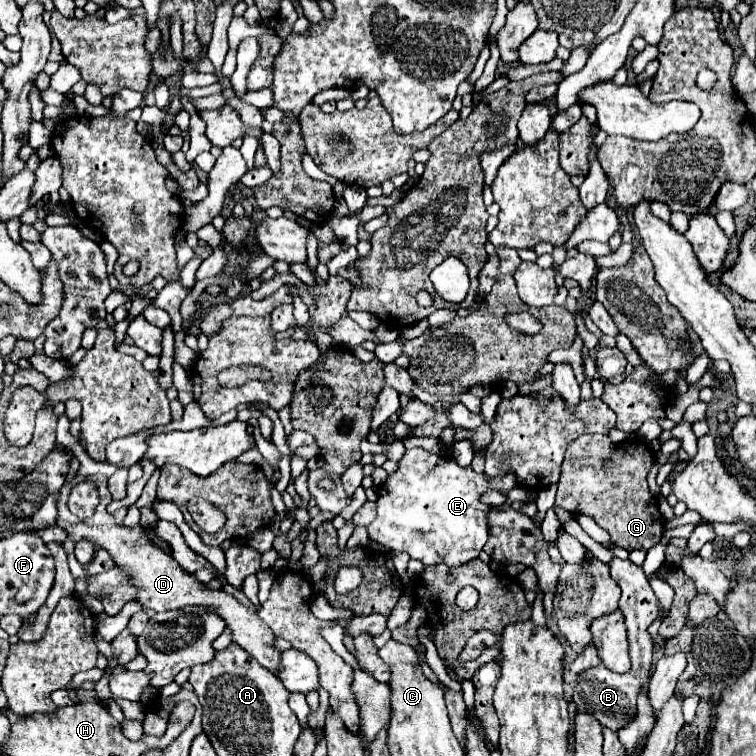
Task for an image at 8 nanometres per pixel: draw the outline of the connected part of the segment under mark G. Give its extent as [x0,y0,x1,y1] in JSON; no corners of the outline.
[556,434,666,550]

